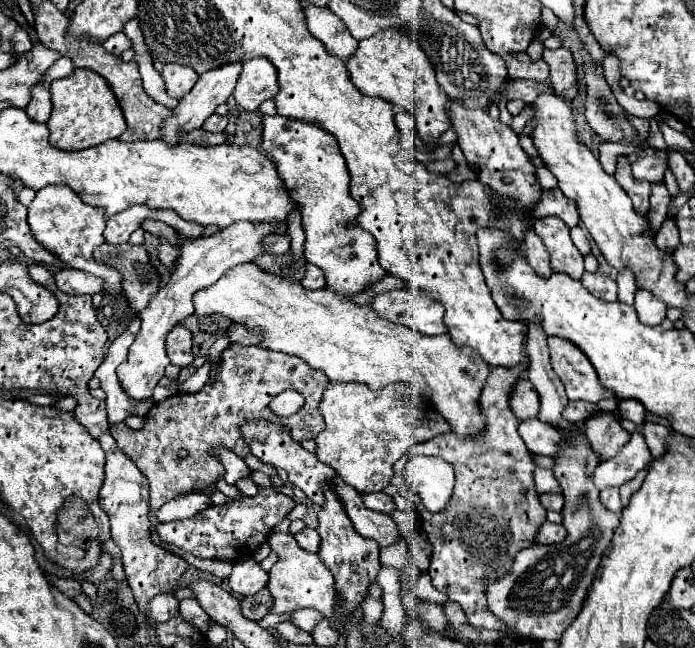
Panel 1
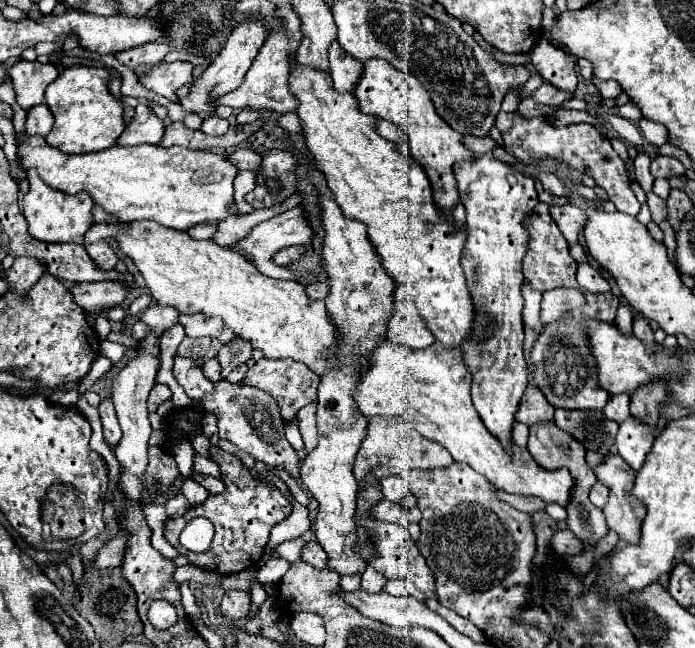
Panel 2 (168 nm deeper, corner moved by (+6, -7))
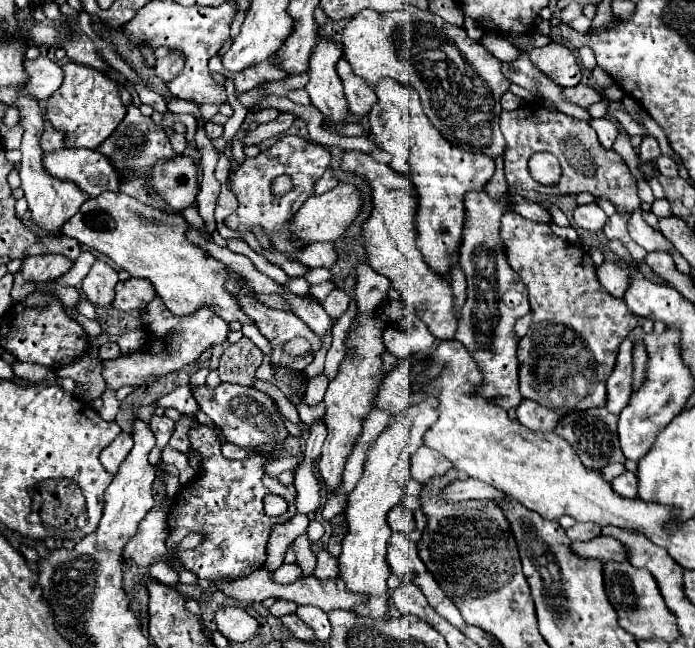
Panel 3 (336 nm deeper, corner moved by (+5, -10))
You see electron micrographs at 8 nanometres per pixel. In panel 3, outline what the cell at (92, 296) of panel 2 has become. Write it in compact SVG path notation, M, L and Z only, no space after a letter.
M130 278L116 284L114 308L118 310L144 310L156 298L154 286L144 278Z

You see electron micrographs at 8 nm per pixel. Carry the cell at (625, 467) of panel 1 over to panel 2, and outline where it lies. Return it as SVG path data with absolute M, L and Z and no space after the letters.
M631 419L619 425L619 433L617 433L617 449L619 455L625 459L625 463L629 463L629 467L633 467L635 471L641 469L641 465L645 463L647 453L651 451L655 435L649 435L649 431L645 431L645 427L641 427L641 423L637 423L637 419Z

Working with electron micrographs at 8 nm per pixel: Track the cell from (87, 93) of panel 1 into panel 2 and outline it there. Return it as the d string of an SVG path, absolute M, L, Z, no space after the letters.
M73 65L61 71L61 75L47 85L45 105L55 117L55 125L45 141L63 153L93 153L113 147L119 135L125 131L123 105L113 101L107 89L107 71L101 67Z

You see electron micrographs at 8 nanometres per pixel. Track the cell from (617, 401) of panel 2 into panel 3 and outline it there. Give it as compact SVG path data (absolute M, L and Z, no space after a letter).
M628 338L620 344L616 366L606 382L606 388L608 388L606 408L612 414L620 414L632 394L632 342Z

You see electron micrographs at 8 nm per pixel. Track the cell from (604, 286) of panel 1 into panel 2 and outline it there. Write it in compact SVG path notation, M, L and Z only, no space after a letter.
M571 287L549 289L543 293L541 319L543 319L543 323L551 323L553 319L559 319L559 315L565 309L581 307L581 303L585 303L585 295L581 289L571 289Z

